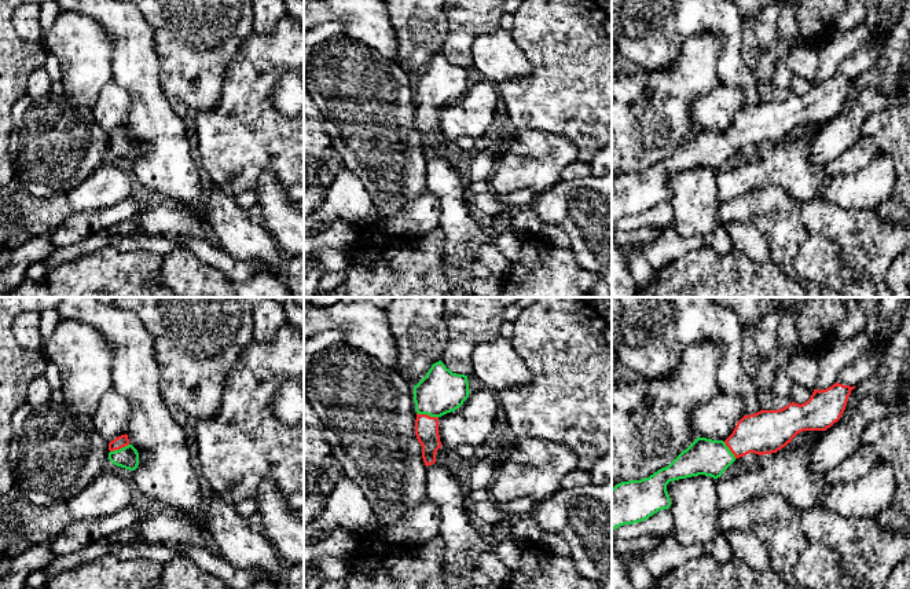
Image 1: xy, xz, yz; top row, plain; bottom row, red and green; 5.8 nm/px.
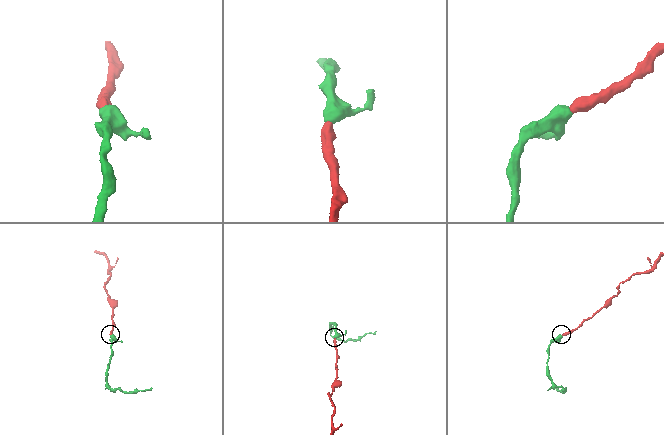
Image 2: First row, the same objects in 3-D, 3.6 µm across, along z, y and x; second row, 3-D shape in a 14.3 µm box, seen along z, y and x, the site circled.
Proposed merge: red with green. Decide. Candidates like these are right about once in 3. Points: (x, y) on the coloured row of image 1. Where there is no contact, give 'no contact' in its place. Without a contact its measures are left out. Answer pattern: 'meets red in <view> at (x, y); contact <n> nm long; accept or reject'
meets red in xz at (426, 414); contact 130 nm long; accept

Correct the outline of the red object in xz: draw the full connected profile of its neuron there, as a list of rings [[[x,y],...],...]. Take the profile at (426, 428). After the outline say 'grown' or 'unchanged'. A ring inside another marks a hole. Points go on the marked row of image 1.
[[[441,361],[433,363],[414,385],[415,435],[426,467],[436,462],[436,453],[441,447],[439,418],[460,407],[469,394],[467,376],[452,373]]]; grown

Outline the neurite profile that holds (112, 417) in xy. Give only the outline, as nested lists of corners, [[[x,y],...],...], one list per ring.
[[[113,389],[102,396],[96,411],[91,417],[96,432],[110,443],[126,433],[132,417],[132,405]]]

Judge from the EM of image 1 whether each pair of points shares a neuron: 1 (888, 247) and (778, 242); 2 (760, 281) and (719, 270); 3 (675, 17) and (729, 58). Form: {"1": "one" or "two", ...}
{"1": "one", "2": "one", "3": "one"}

